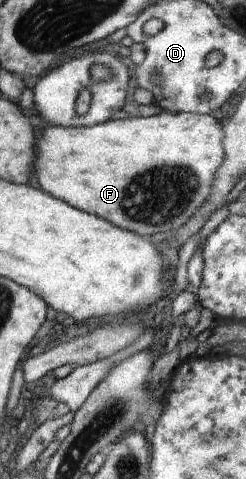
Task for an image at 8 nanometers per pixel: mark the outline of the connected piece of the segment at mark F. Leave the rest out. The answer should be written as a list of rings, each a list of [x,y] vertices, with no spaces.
[[[170,111],[150,118],[119,114],[109,121],[89,127],[49,125],[36,140],[33,172],[40,190],[88,214],[107,220],[122,230],[147,239],[185,225],[210,194],[215,172],[223,163],[224,131],[213,116]]]

